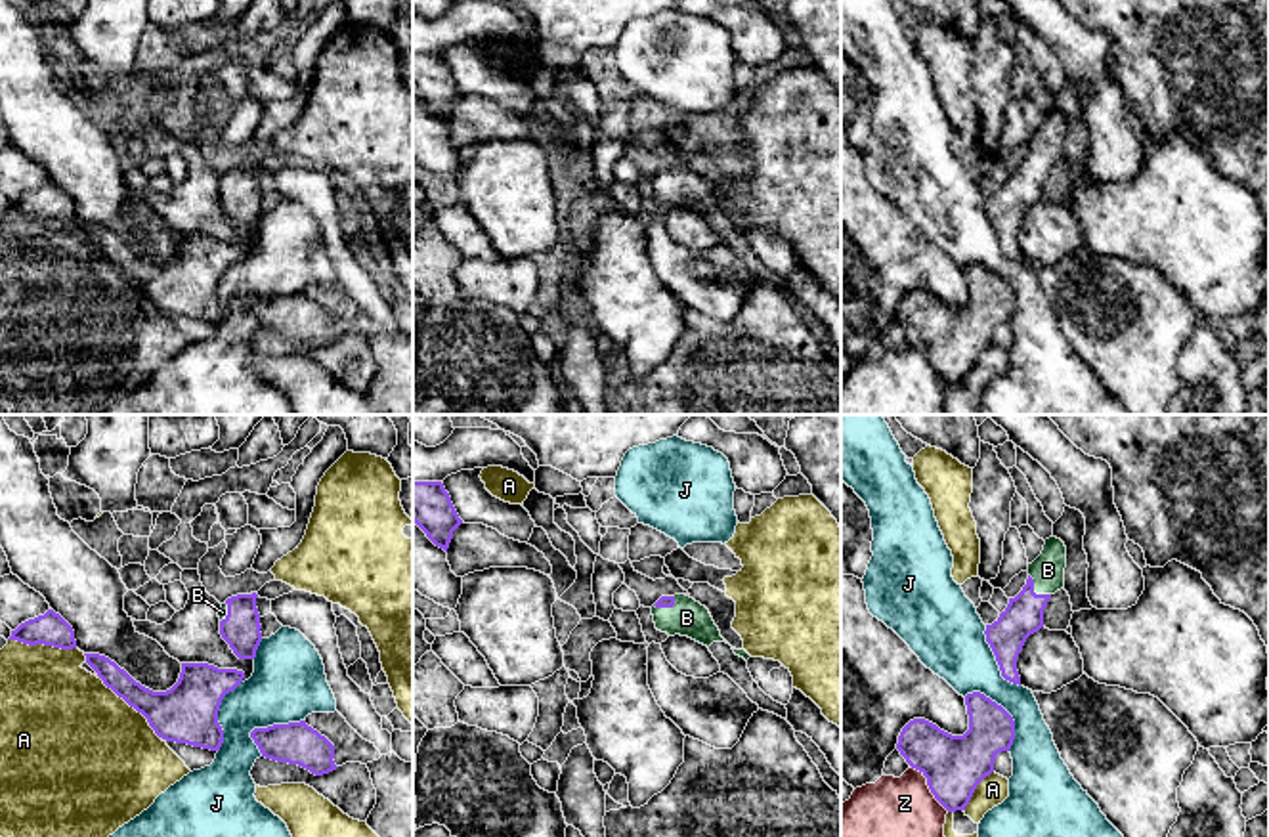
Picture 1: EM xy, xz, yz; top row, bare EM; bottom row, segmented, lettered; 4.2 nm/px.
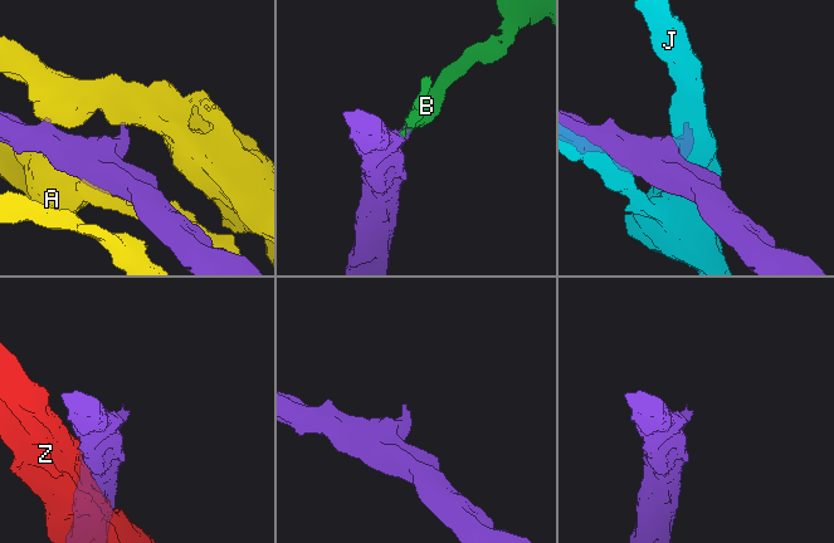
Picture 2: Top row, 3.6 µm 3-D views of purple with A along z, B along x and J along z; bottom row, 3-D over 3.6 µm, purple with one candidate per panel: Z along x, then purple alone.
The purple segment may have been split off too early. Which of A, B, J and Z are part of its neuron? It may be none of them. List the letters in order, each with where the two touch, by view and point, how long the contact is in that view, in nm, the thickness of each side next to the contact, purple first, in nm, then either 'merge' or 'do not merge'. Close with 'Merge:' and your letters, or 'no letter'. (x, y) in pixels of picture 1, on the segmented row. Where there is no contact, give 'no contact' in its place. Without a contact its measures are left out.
A: xy (43, 643) | 300 nm | 140/400 nm | do not merge
B: yz (1032, 591) | 130 nm | 160/140 nm | merge
J: yz (1004, 709) | 300 nm | 200/240 nm | do not merge
Z: yz (929, 788) | 260 nm | 260/260 nm | do not merge
Merge: B

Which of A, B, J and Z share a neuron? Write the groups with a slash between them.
A / B / J / Z

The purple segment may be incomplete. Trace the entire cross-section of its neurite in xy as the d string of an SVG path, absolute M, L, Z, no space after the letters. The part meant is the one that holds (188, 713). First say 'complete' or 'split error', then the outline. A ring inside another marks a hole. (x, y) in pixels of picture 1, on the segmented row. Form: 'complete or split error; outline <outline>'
complete; outline M84 655L103 684L141 713L159 738L220 751L224 730L218 711L224 696L243 682L243 671L218 669L208 663L182 663L178 682L166 692L153 692L109 657Z

